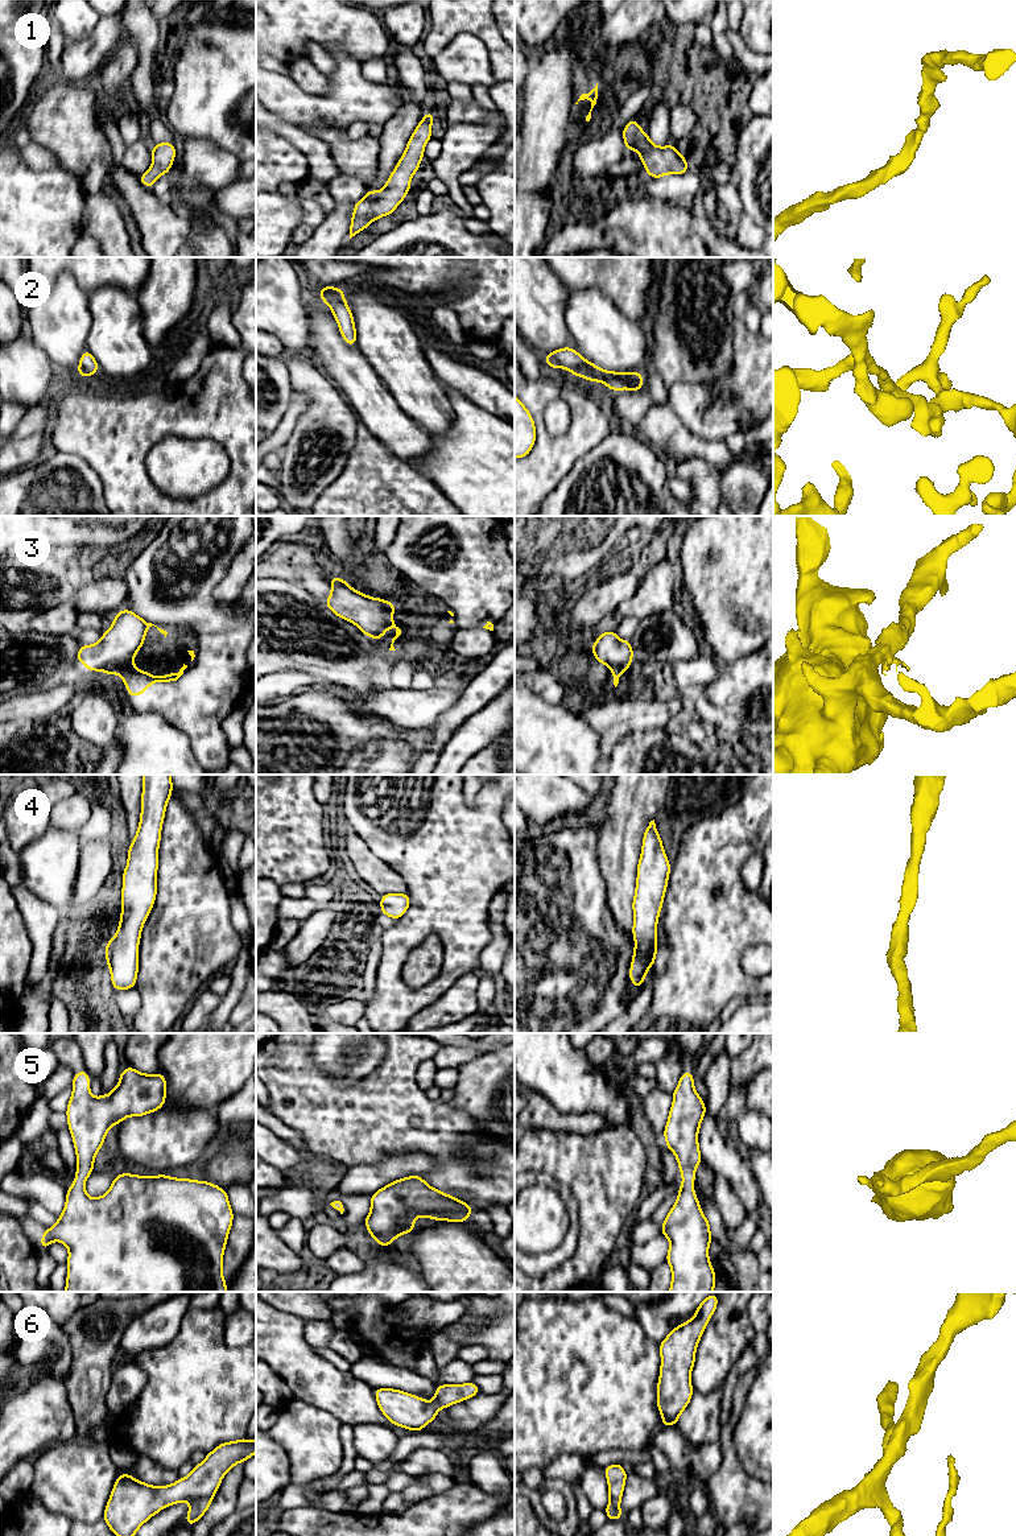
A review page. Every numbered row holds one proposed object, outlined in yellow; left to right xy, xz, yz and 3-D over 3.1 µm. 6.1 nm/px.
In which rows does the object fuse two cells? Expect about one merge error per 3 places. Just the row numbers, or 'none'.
none

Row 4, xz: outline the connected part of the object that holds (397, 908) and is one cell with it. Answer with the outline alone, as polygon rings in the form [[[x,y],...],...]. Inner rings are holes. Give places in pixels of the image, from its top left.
[[[387,893],[380,899],[381,913],[397,921],[409,908],[408,893]]]

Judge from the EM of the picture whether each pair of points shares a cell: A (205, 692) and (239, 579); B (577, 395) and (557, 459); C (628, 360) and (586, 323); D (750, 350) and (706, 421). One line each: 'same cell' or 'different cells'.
A: different cells
B: same cell
C: same cell
D: same cell

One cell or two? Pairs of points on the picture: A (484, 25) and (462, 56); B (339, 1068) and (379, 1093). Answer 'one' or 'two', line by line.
A: two
B: two

